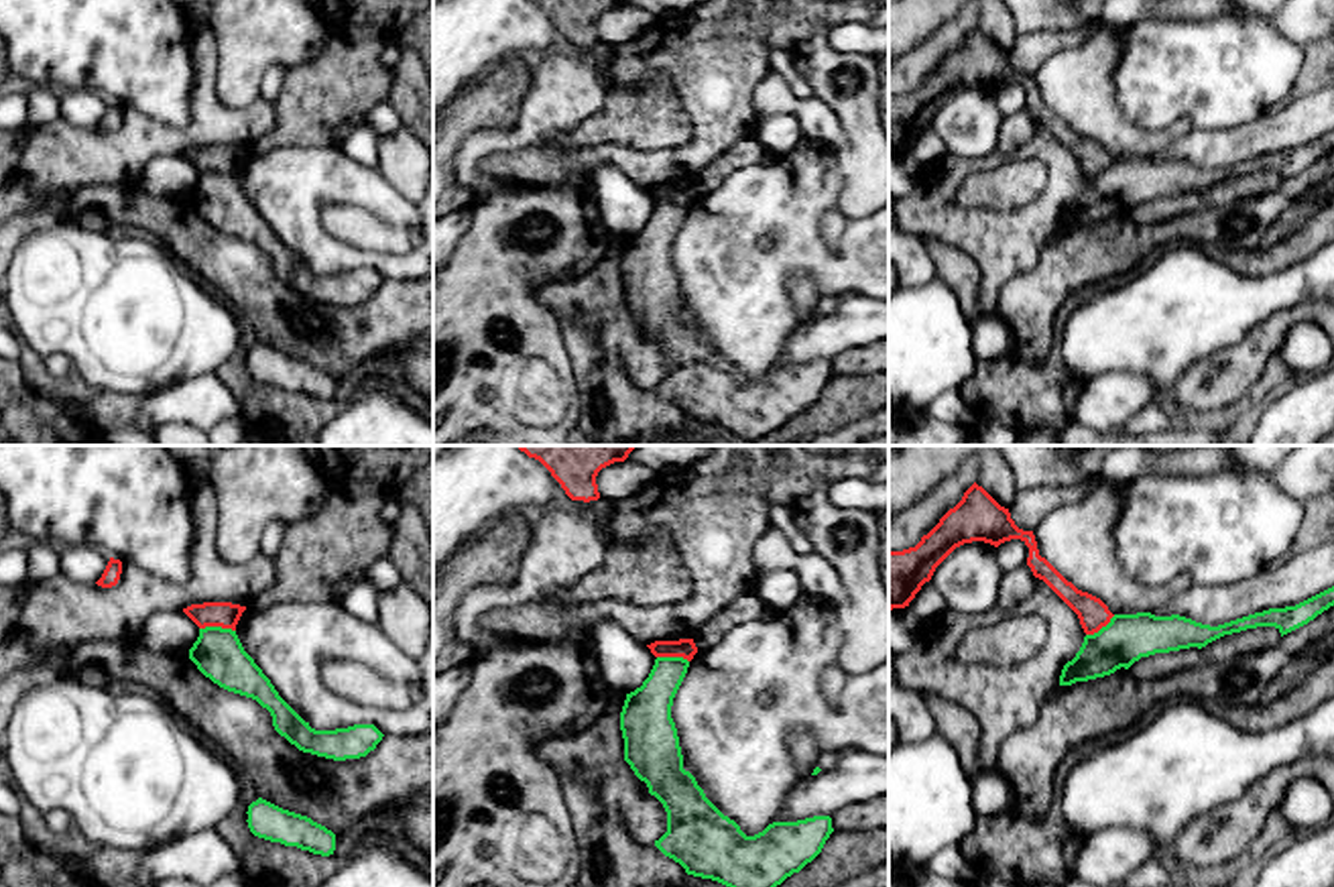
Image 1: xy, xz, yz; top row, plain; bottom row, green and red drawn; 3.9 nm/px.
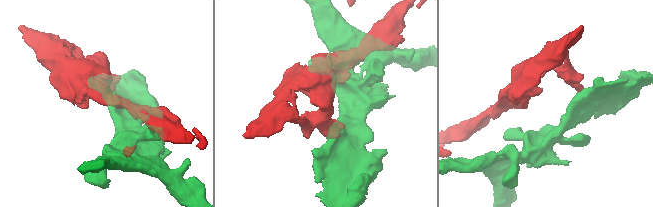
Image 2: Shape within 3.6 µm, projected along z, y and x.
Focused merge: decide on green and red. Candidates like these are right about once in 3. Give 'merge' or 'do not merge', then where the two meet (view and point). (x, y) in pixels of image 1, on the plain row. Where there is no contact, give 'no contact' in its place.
do not merge | xy (218, 171)

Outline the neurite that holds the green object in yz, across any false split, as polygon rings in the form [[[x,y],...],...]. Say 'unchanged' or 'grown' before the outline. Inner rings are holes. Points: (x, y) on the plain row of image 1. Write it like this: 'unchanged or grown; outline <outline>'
unchanged; outline [[[1334,130],[1285,153],[1269,153],[1218,171],[1202,169],[1192,163],[1151,157],[1114,159],[1106,171],[1086,179],[1080,195],[1068,205],[1059,220],[1059,230],[1088,226],[1129,214],[1141,201],[1169,197],[1208,187],[1257,171],[1275,171],[1281,181],[1308,169],[1318,159],[1334,151]]]

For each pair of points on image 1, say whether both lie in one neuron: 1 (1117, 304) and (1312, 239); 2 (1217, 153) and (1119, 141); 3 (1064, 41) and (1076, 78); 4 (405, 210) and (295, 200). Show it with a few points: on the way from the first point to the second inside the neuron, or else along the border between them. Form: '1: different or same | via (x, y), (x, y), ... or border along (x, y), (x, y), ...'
1: different | border along (1223, 261), (1241, 273), (1276, 273)
2: different | border along (1192, 129), (1147, 155)
3: different | border along (1103, 27), (1080, 43), (1056, 51), (1034, 76)
4: same | via (379, 196), (371, 190), (322, 190)

